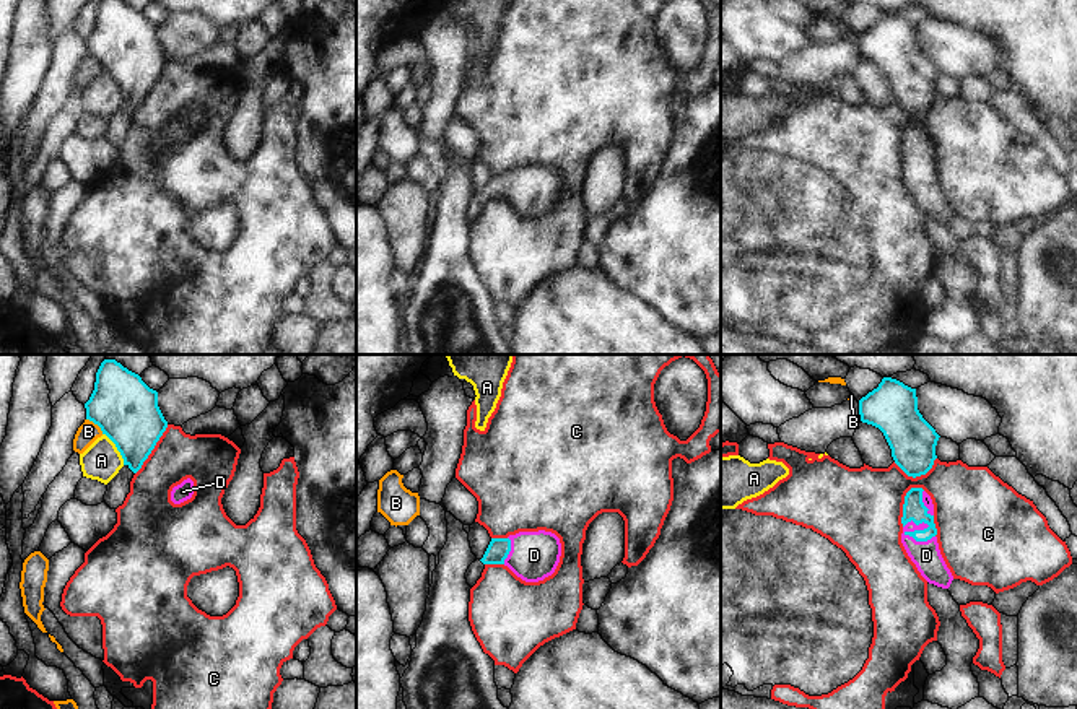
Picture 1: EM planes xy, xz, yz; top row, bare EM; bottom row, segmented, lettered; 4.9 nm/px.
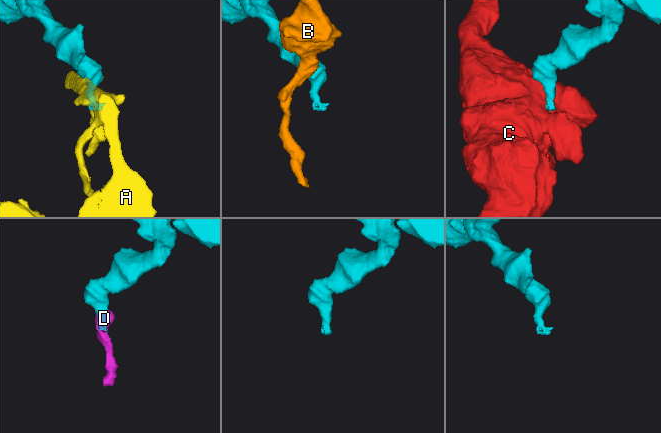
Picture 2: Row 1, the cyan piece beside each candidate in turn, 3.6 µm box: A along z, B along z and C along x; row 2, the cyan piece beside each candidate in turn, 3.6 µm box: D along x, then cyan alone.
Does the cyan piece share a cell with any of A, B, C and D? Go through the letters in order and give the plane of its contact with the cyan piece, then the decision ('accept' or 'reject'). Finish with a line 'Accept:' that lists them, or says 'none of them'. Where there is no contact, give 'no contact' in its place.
A: xy | reject
B: xy | reject
C: yz | reject
D: yz | accept
Accept: D

